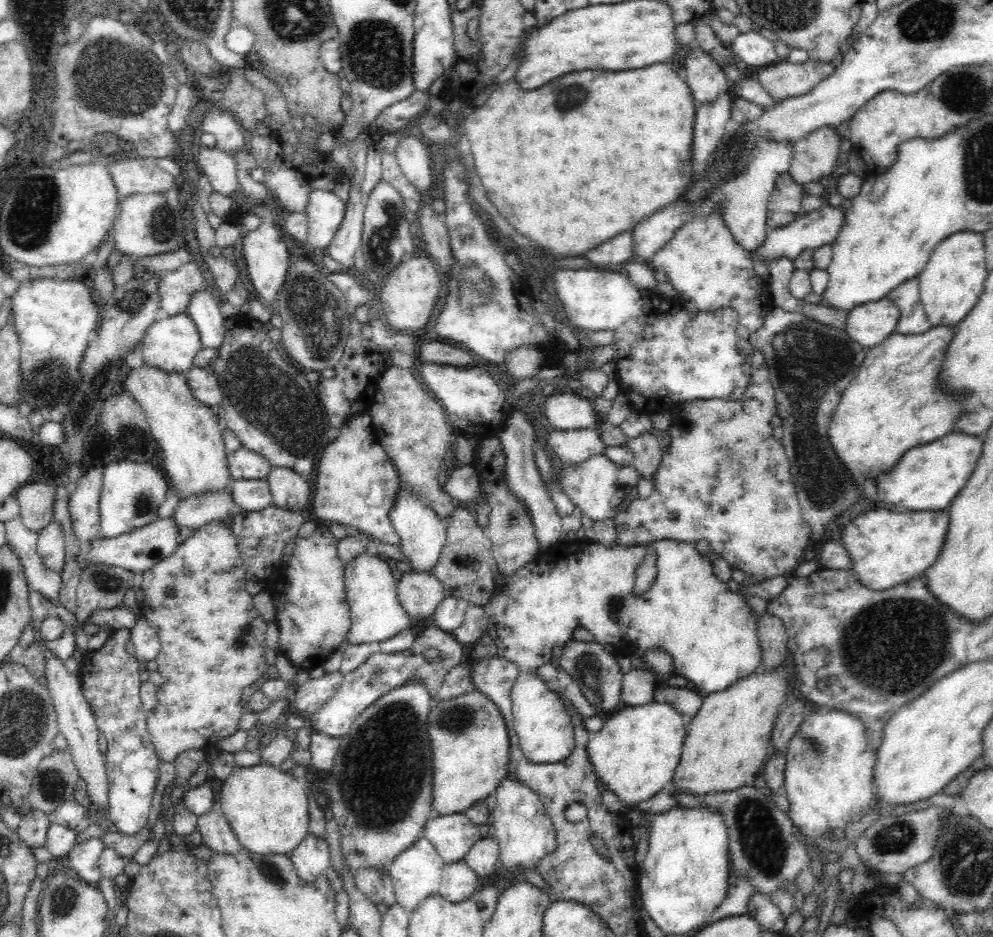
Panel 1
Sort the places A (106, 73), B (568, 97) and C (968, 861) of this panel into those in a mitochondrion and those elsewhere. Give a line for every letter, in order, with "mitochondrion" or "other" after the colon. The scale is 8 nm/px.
A: mitochondrion
B: mitochondrion
C: mitochondrion

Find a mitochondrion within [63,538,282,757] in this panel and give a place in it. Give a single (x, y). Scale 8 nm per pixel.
(106, 581)

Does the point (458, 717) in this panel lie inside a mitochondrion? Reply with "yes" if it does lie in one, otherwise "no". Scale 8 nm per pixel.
yes

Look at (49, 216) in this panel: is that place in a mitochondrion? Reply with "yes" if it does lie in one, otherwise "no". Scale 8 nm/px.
yes

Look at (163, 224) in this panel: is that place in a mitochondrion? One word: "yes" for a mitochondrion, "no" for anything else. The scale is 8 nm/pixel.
yes

